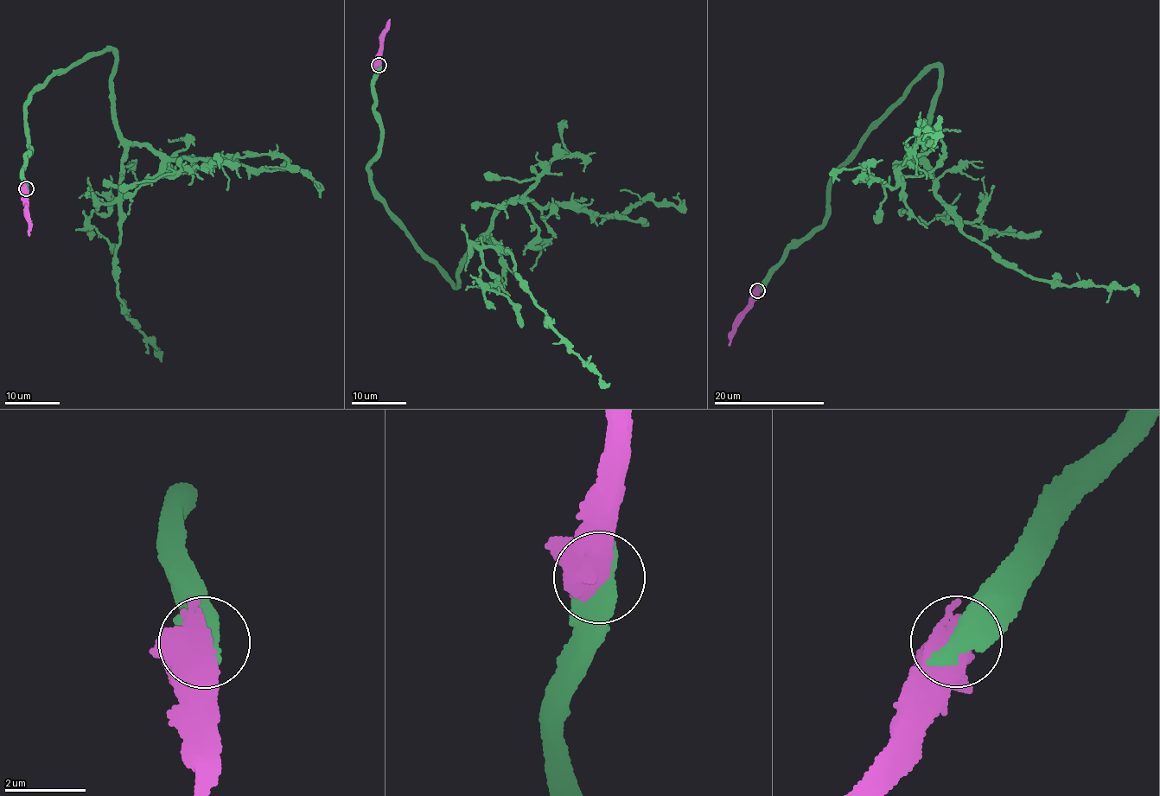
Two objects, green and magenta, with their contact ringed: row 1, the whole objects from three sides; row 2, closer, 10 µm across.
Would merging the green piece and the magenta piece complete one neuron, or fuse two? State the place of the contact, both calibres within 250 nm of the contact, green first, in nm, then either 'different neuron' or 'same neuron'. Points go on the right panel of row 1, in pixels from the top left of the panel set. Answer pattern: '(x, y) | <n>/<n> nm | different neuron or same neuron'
(757, 290) | 700/600 nm | different neuron

